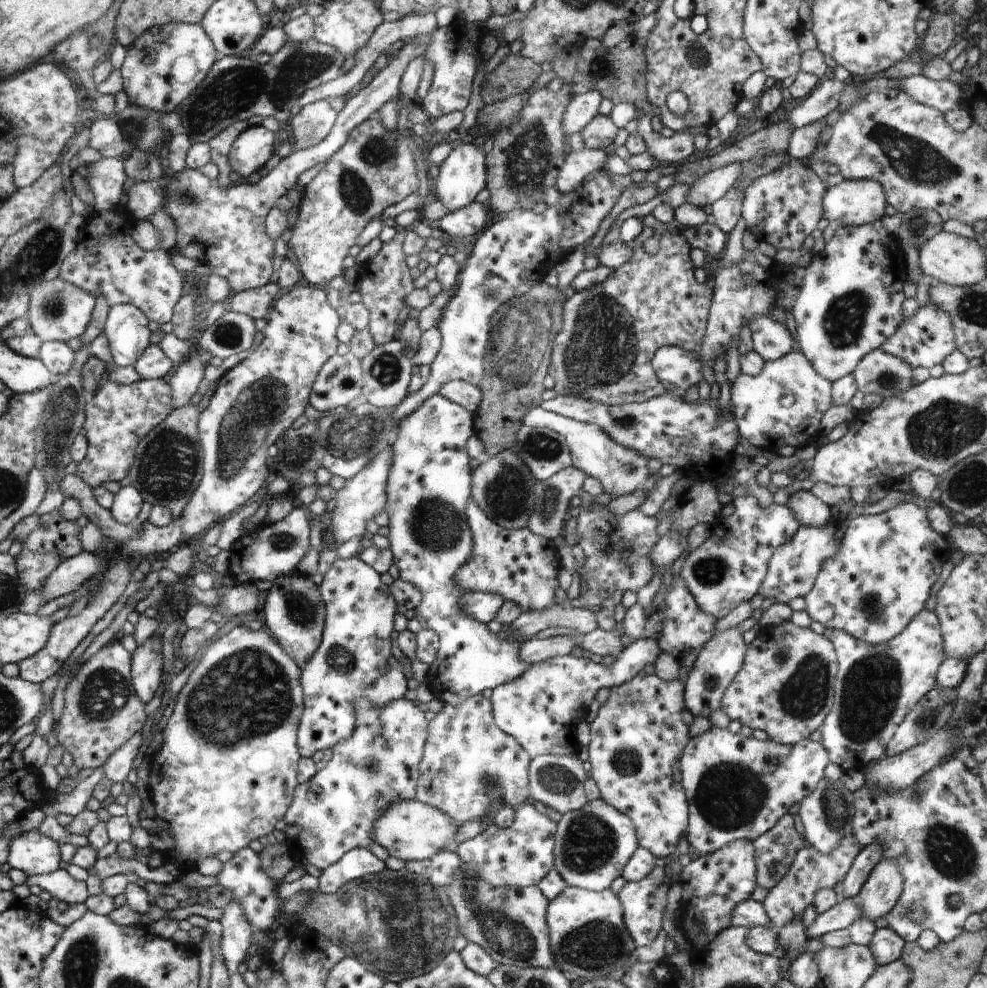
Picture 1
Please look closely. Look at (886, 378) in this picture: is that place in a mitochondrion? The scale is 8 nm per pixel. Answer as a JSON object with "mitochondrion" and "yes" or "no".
{"mitochondrion":"yes"}

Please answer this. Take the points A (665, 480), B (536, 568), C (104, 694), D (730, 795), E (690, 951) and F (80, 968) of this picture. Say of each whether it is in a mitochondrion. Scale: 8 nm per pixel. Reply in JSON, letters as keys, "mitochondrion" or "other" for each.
{"A":"other","B":"other","C":"mitochondrion","D":"mitochondrion","E":"other","F":"mitochondrion"}

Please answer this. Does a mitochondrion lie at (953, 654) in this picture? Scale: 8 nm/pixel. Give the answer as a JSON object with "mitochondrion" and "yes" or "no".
{"mitochondrion":"no"}

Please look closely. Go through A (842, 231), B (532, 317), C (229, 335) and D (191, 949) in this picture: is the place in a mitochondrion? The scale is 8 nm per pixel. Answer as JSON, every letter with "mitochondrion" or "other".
{"A":"other","B":"mitochondrion","C":"mitochondrion","D":"other"}

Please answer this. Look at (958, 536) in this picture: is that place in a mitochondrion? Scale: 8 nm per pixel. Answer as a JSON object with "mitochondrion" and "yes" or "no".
{"mitochondrion":"no"}

